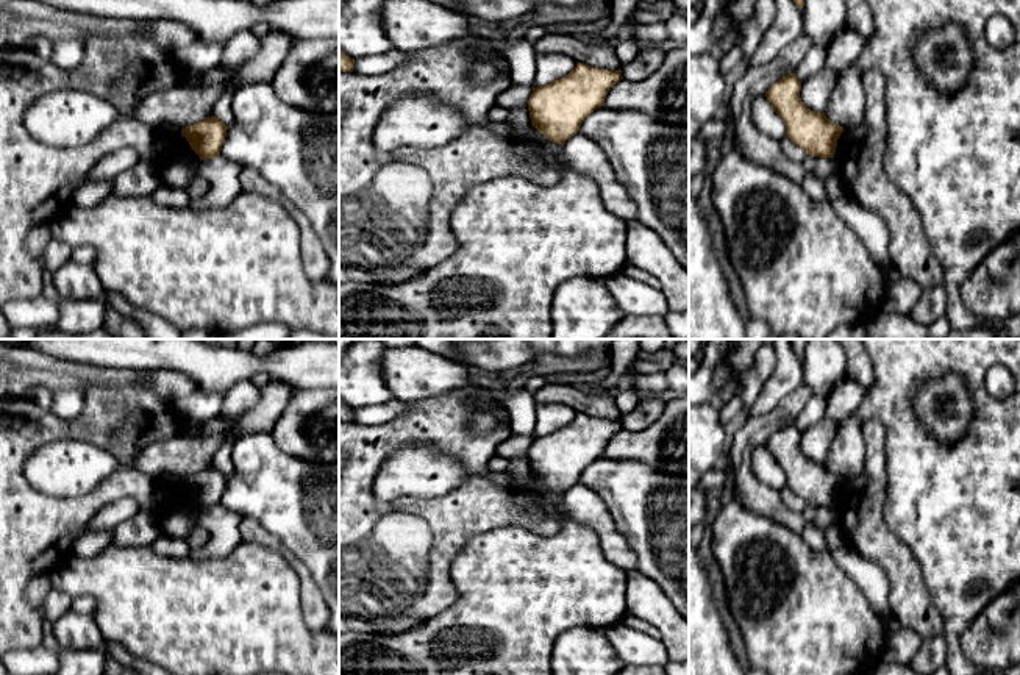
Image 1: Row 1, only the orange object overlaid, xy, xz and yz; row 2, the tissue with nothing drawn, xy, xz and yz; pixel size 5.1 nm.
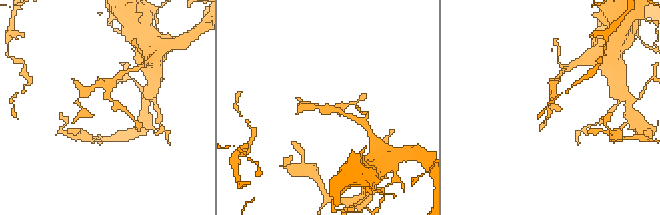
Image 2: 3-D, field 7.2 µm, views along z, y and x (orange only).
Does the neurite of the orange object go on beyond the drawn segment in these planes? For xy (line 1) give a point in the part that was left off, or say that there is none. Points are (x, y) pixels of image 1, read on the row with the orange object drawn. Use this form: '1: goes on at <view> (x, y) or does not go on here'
1: does not go on here

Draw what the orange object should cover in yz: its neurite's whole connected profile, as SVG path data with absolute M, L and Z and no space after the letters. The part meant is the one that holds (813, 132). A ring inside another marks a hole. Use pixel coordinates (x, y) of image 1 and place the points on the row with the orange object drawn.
M795 73L778 80L765 97L786 125L786 136L806 155L834 158L843 127L831 122L825 112L811 111L800 98L801 81Z

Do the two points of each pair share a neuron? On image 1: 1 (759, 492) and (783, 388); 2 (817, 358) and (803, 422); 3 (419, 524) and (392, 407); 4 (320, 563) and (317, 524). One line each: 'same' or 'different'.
1: different
2: same
3: different
4: same

